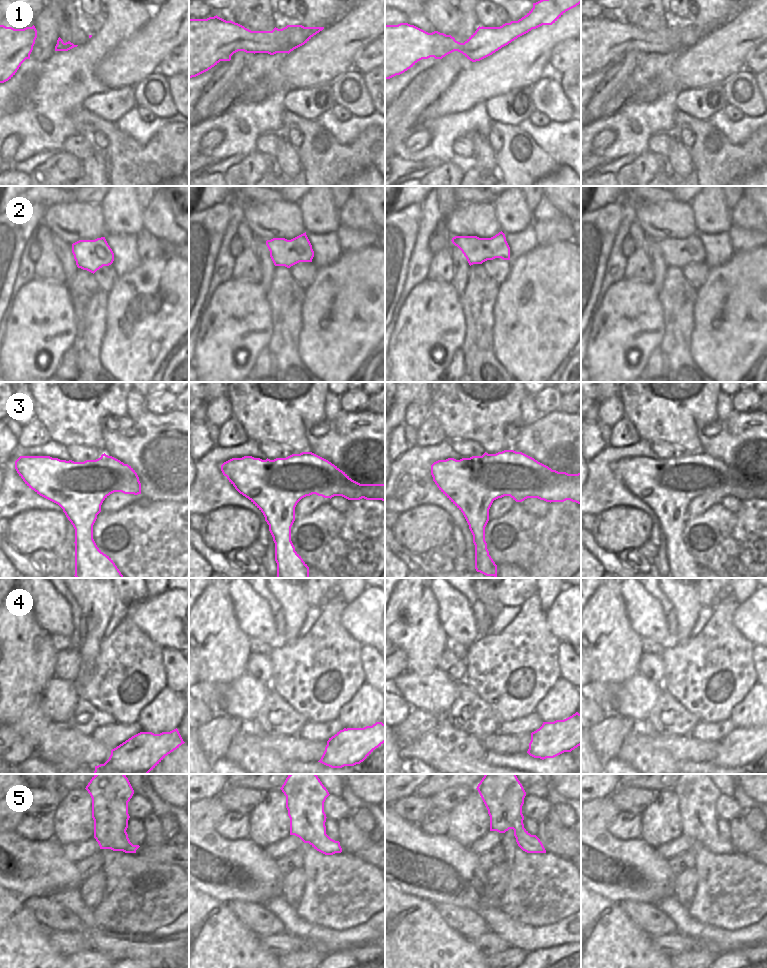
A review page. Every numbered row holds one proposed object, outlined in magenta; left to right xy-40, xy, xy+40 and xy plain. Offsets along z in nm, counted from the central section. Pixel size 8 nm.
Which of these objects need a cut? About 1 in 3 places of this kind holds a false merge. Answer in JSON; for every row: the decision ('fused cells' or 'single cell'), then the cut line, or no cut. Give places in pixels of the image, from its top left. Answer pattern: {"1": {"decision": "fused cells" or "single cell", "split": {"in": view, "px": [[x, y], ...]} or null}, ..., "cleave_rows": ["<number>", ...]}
{"1": {"decision": "single cell", "split": null}, "2": {"decision": "single cell", "split": null}, "3": {"decision": "single cell", "split": null}, "4": {"decision": "fused cells", "split": {"in": "xy+40", "px": [[542, 724], [542, 728], [538, 730]]}}, "5": {"decision": "single cell", "split": null}, "cleave_rows": ["4"]}

